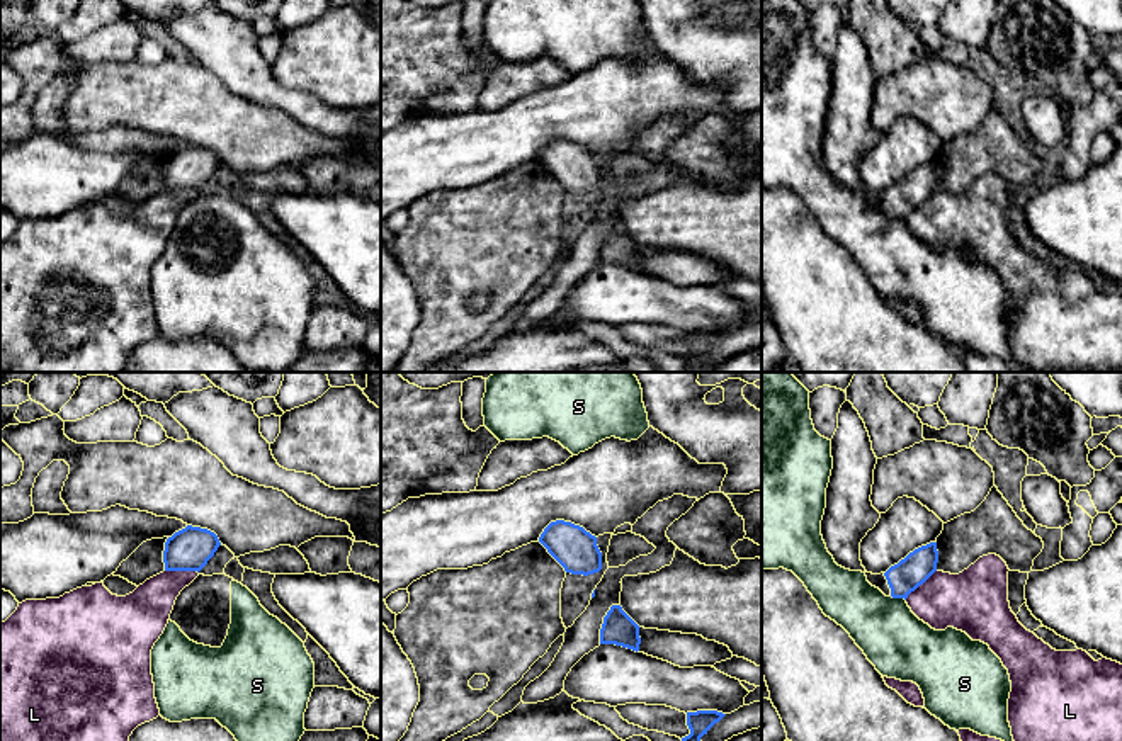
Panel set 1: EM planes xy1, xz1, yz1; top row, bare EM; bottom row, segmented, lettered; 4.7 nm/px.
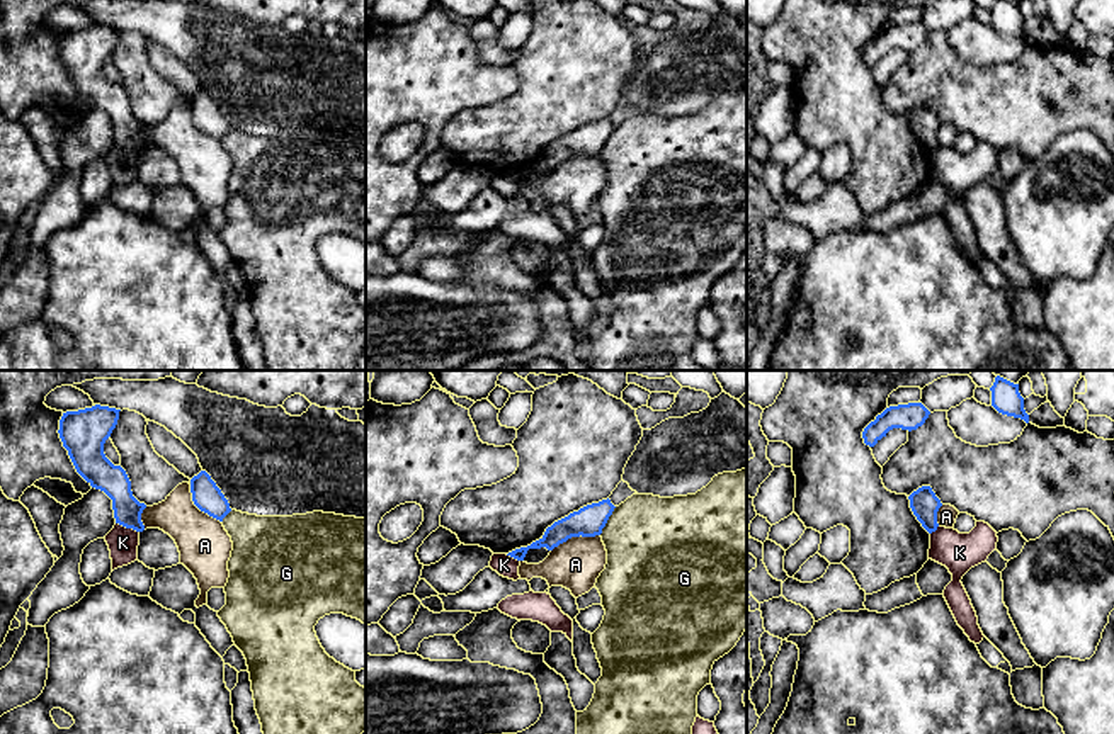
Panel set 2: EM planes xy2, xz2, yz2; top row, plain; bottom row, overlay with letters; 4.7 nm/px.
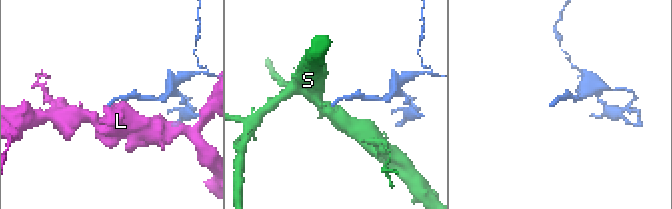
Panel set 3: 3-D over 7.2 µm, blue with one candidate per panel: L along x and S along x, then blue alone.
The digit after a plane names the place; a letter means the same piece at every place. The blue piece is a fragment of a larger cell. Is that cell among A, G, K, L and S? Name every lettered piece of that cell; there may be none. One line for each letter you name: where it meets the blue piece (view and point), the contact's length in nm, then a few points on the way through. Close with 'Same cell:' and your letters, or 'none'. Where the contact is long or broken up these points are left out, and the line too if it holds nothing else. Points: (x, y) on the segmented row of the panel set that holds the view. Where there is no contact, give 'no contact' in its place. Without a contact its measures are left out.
Same cell: none

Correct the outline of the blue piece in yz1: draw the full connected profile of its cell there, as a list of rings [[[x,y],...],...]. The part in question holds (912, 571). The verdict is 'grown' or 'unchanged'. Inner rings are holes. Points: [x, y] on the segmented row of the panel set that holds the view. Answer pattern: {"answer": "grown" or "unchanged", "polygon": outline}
{"answer": "grown", "polygon": [[[850,401],[840,408],[838,428],[831,438],[831,457],[833,469],[821,520],[828,552],[838,566],[862,571],[867,581],[886,597],[906,600],[937,571],[937,542],[915,549],[881,574],[867,573],[862,566],[860,542],[881,518],[870,501],[877,457],[865,423]]]}

